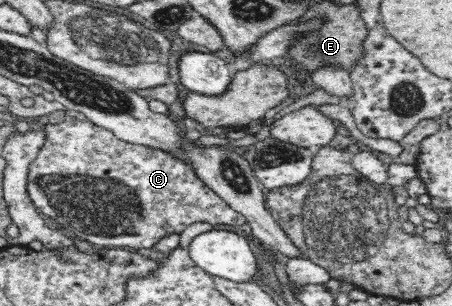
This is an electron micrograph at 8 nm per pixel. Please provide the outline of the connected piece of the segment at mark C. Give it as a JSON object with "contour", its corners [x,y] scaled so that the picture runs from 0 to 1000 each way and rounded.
{"contour":[[[146,363],[144,392],[128,405],[102,402],[88,418],[100,444],[100,464],[84,493],[82,520],[73,529],[64,556],[62,621],[64,644],[73,654],[75,670],[84,680],[88,696],[95,696],[106,719],[131,732],[153,768],[190,784],[204,804],[217,807],[250,807],[250,810],[281,810],[290,817],[305,817],[310,810],[334,810],[347,784],[374,771],[374,765],[400,765],[414,739],[431,725],[460,725],[467,735],[493,732],[511,739],[533,739],[544,725],[544,716],[515,680],[507,676],[476,624],[465,621],[445,585],[436,578],[436,559],[427,552],[423,526],[409,510],[383,507],[383,493],[361,493],[356,487],[338,484],[336,477],[321,477],[312,471],[294,471],[290,464],[270,461],[259,451],[243,425],[223,418],[170,363]]]}

